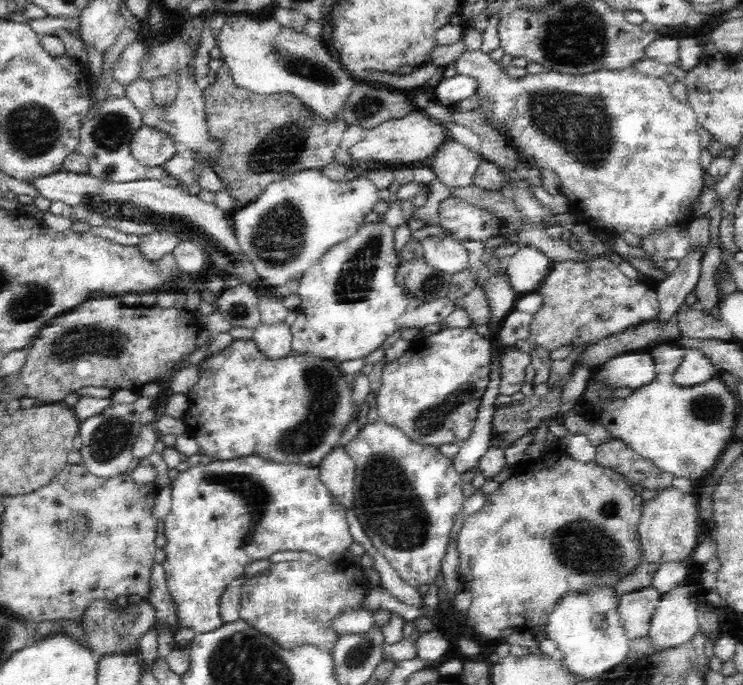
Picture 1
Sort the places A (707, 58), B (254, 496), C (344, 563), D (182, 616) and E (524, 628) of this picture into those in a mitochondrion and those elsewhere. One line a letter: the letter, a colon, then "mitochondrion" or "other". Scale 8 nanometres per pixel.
A: other
B: mitochondrion
C: other
D: other
E: other

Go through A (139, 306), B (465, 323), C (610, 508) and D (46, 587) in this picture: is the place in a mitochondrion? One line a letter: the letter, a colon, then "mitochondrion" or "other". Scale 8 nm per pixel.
A: other
B: other
C: mitochondrion
D: other

